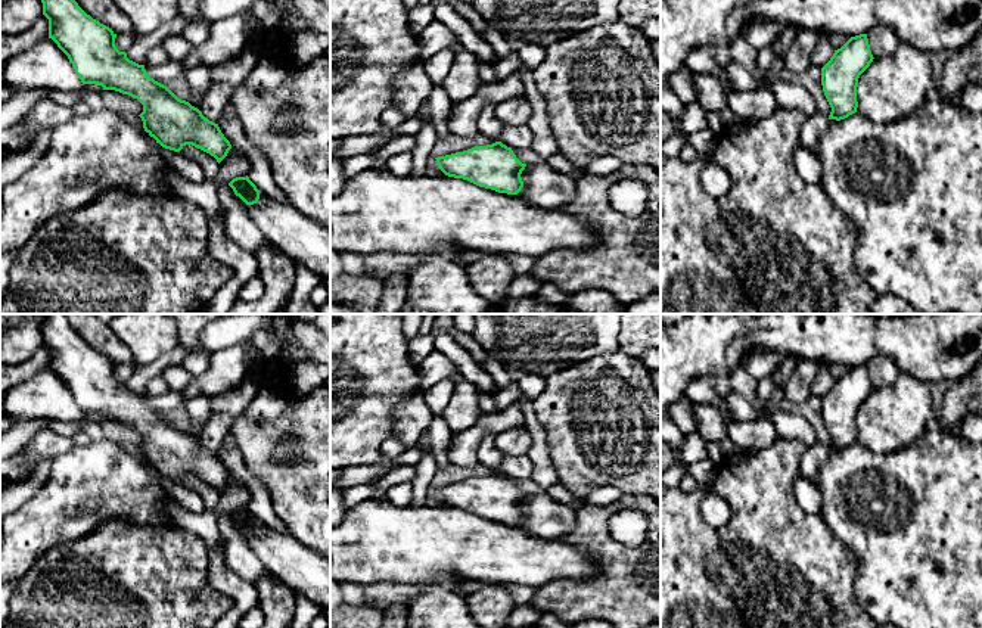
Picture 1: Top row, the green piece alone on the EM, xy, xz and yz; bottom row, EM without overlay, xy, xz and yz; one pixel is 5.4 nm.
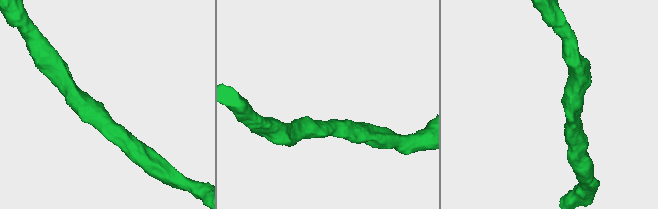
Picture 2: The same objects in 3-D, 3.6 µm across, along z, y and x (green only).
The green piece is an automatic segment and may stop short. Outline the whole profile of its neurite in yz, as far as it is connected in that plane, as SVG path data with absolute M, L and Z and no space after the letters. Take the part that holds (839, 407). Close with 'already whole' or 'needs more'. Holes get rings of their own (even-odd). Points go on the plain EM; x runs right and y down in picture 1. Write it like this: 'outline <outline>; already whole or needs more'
outline M860 364L835 380L821 398L823 422L832 438L829 450L840 451L857 442L858 408L873 389L867 364Z; already whole

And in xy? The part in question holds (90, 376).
outline M47 314L41 327L43 345L49 349L49 369L68 386L83 414L97 414L103 420L115 420L137 429L143 435L139 445L144 461L162 478L180 482L192 475L220 494L231 479L218 454L209 451L189 432L178 429L167 416L150 408L144 395L139 395L115 376L116 364L87 345L72 329L65 314Z; already whole

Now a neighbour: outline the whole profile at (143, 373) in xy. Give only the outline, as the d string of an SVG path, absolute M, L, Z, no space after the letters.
M177 345L174 349L159 355L149 364L136 364L133 376L125 382L127 388L139 395L146 395L146 385L156 376L162 374L165 369L180 367L181 361L193 354L183 345Z

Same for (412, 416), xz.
M420 389L397 404L391 435L410 448L417 444L431 422L432 411L423 400L423 389Z

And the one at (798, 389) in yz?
M798 360L784 386L784 397L792 402L808 401L811 397L811 385L823 364L821 360Z

